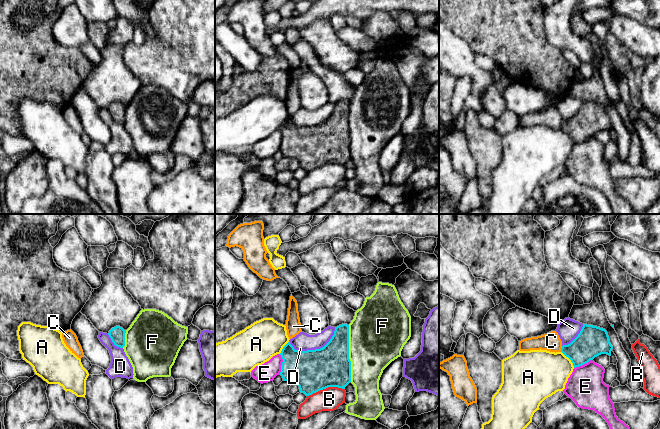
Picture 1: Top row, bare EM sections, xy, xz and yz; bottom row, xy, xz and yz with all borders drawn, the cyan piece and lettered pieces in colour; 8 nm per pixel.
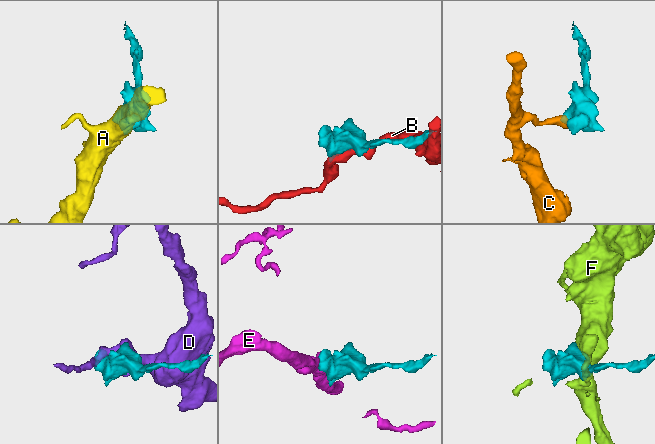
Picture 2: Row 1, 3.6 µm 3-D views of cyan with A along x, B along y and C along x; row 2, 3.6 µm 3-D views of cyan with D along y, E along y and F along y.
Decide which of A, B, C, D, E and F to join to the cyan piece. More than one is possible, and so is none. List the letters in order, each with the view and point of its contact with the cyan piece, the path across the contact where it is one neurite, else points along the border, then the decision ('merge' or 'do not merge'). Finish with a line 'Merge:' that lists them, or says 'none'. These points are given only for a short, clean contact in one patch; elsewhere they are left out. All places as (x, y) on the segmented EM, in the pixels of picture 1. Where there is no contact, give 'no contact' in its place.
A: contact yz (569, 358); border yz (561, 351), (574, 367); do not merge
B: contact xz (325, 388); do not merge
C: contact yz (561, 349); border yz (562, 346), (560, 351); do not merge
D: contact xz (315, 349); do not merge
E: contact xz (282, 364); border xz (279, 354), (282, 359), (280, 373); do not merge
F: contact xz (348, 353); do not merge
Merge: none

